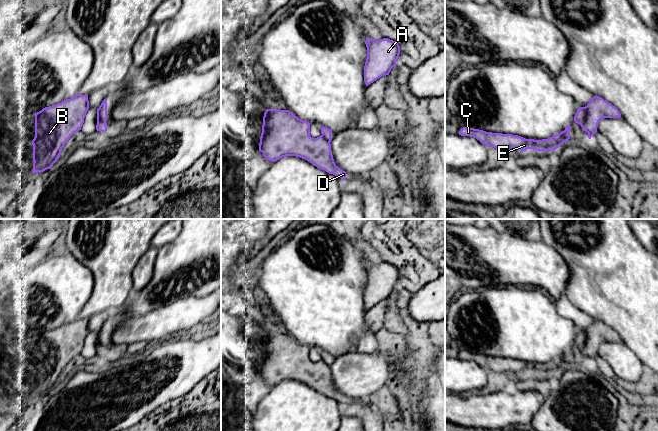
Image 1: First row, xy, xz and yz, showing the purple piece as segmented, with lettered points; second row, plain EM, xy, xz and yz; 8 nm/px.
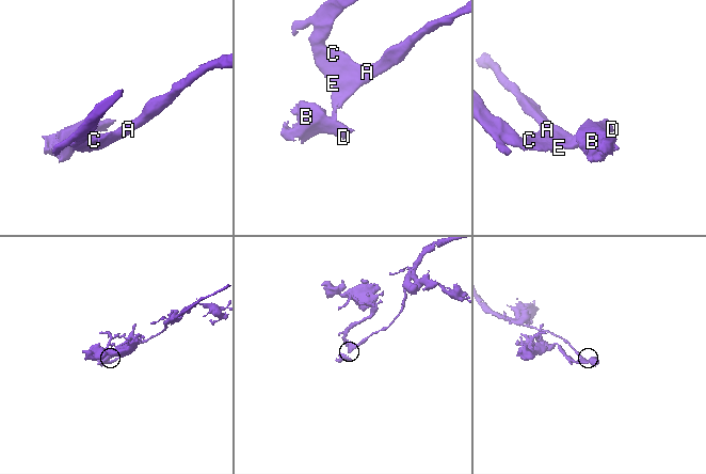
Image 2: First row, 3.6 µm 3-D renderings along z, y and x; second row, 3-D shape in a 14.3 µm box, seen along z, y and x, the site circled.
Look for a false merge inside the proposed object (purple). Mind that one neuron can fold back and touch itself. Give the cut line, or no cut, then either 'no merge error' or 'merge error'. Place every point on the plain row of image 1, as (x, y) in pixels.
yz (586, 330), (586, 342), (581, 349) | merge error

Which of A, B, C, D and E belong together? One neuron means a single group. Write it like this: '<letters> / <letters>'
A C E / B D

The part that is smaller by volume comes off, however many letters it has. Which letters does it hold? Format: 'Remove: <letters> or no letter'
Remove: B, D

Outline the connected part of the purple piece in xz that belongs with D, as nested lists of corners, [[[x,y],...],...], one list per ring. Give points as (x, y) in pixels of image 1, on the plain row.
[[[267,333],[265,335],[259,375],[266,383],[273,386],[286,380],[300,381],[329,398],[339,400],[341,404],[346,402],[346,396],[334,386],[330,366],[322,359],[313,362],[310,359],[310,347],[299,343],[289,334]]]

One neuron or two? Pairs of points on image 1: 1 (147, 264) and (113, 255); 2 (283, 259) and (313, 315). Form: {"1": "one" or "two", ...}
{"1": "two", "2": "one"}

